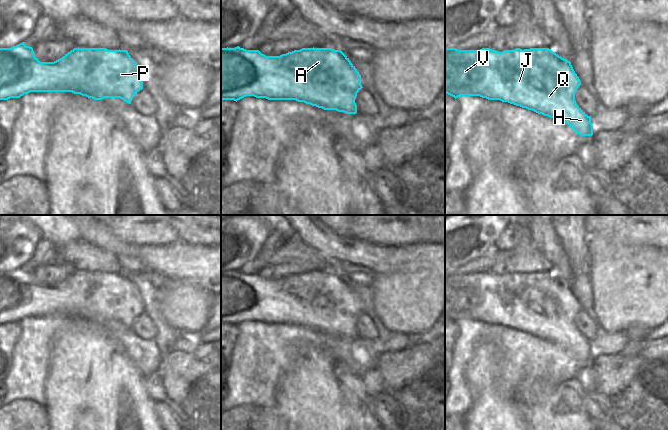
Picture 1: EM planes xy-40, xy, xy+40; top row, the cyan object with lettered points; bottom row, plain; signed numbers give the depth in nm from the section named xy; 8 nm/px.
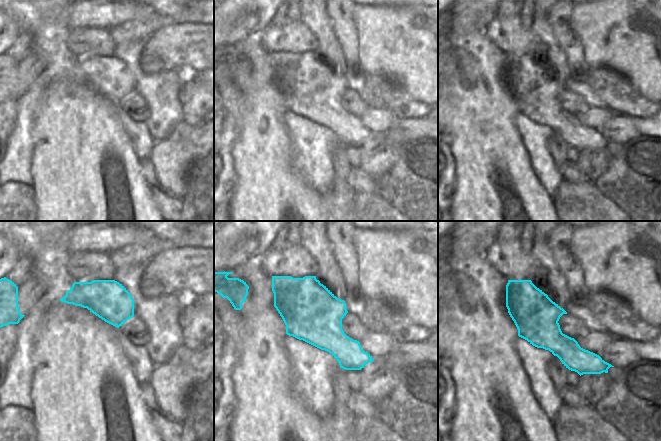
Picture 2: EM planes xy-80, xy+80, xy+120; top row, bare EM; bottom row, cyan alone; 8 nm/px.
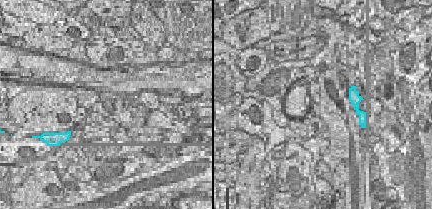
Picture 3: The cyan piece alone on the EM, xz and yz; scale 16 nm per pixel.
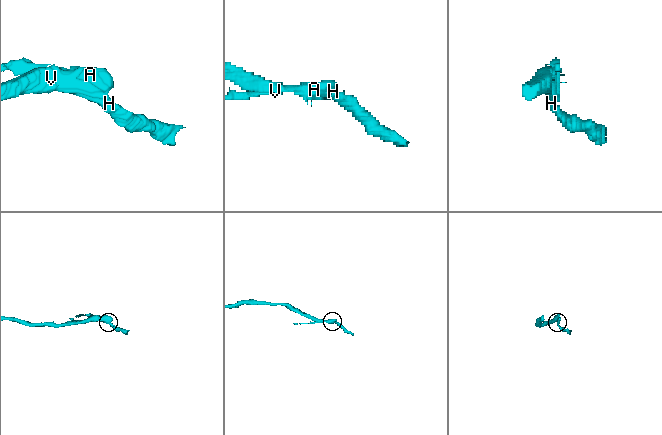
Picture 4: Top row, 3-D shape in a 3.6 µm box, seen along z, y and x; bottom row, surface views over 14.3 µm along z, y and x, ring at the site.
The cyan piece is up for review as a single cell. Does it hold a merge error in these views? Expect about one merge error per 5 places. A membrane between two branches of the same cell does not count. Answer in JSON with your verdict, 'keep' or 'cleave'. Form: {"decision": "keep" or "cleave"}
{"decision": "keep"}

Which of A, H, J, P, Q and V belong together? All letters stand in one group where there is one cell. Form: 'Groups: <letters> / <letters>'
Groups: A H J P Q V

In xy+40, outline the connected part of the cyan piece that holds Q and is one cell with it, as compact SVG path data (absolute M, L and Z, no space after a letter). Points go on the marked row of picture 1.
M445 47L445 93L454 97L480 96L488 100L508 102L538 114L560 120L568 124L580 136L592 136L593 125L588 116L576 103L575 93L581 81L571 62L562 58L549 48L530 48L504 50L498 52L490 48L480 50L458 50Z

